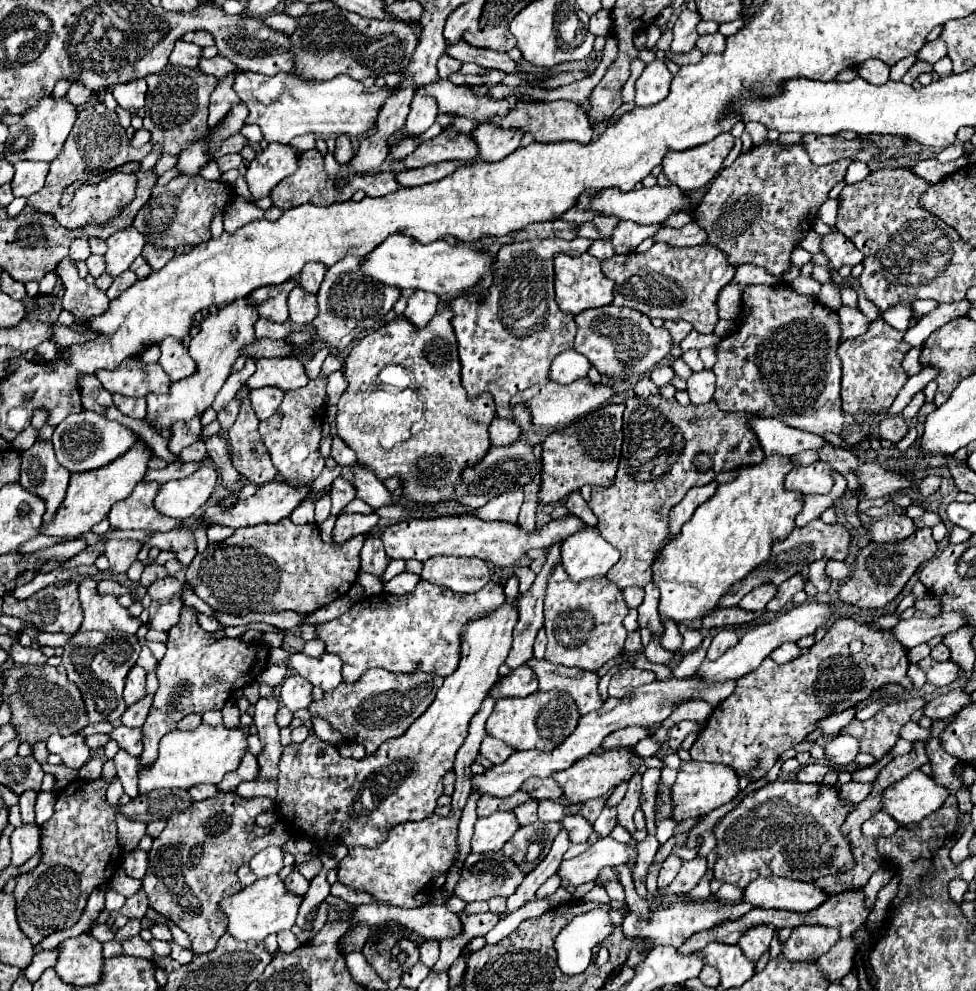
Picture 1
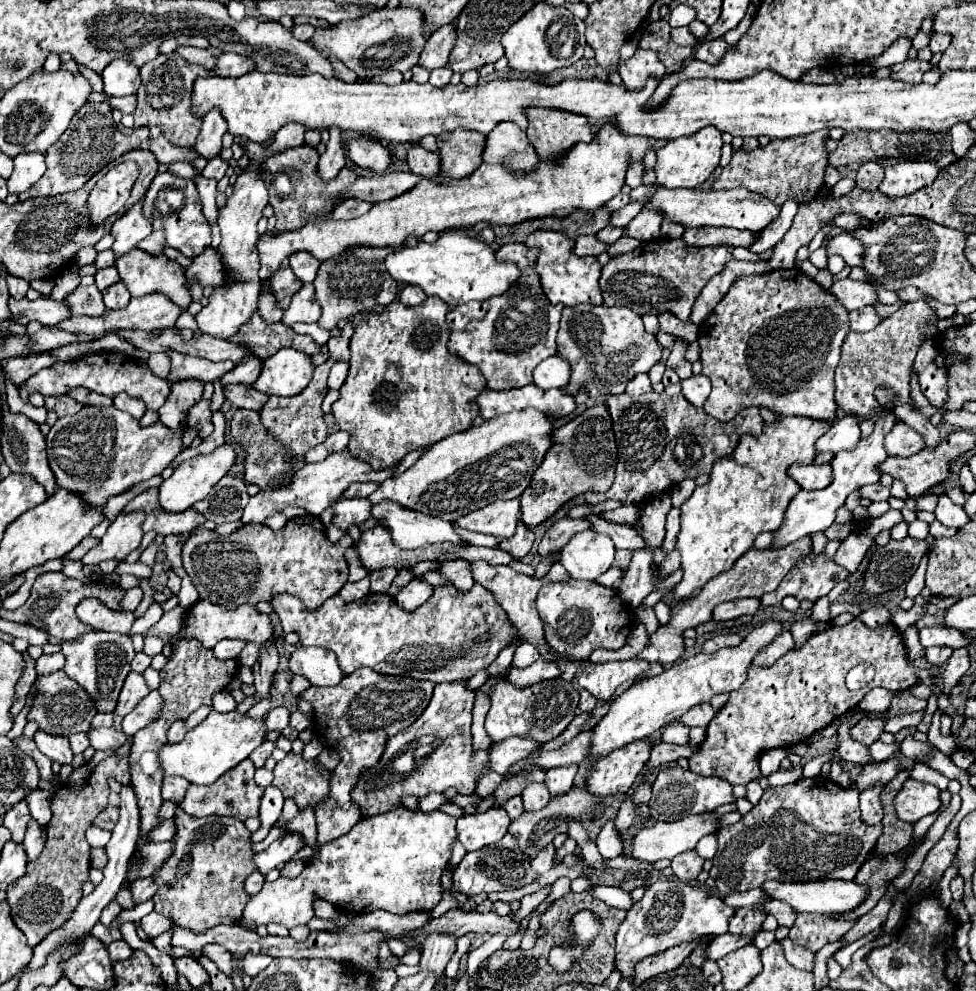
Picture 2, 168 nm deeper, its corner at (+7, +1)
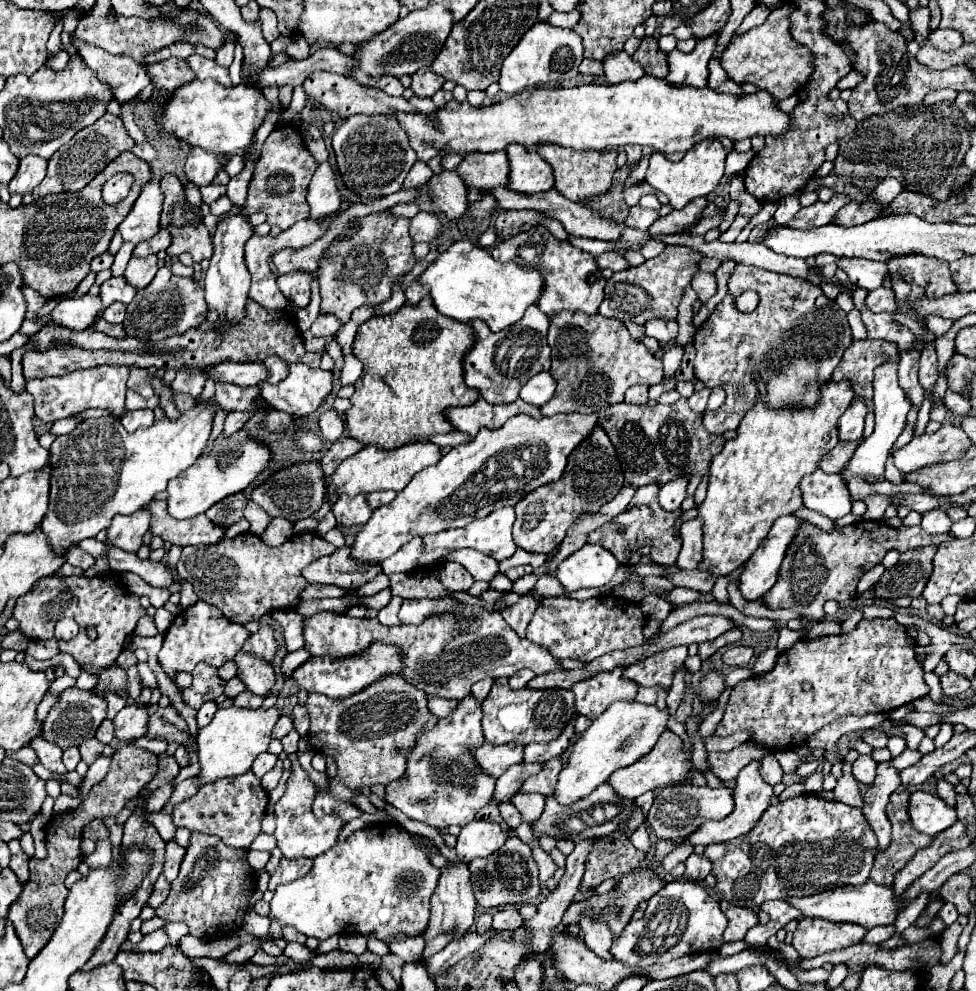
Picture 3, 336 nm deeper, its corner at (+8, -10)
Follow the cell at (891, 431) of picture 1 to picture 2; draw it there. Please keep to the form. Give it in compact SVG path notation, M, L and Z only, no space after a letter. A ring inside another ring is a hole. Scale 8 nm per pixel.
M897 423L885 437L885 449L889 455L909 457L909 455L915 455L921 449L925 449L925 439L911 427Z

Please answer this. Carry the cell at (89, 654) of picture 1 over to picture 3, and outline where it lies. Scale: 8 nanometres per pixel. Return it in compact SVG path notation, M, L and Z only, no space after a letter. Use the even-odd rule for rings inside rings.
M110 664L108 668L102 668L100 672L94 672L94 676L98 678L98 684L94 686L94 690L100 696L104 696L104 692L126 690L128 676L126 676L126 670L118 664Z

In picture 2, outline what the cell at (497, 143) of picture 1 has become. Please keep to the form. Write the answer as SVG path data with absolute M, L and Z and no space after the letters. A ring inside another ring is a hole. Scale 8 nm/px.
M507 121L497 125L497 129L489 133L483 161L501 163L515 175L529 175L533 173L533 169L537 169L539 157L533 145L529 145L525 131Z

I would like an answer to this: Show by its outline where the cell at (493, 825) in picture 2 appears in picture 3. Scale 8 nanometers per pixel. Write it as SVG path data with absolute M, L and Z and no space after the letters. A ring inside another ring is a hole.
M474 820L468 826L464 826L462 832L458 834L456 854L460 862L468 864L474 858L486 858L492 852L500 850L506 838L508 838L508 832L504 832L500 824Z

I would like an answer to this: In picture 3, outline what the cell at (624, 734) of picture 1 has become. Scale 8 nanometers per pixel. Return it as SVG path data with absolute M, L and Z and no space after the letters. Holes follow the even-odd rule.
M516 764L510 766L498 780L496 780L496 790L494 790L494 800L496 802L506 802L512 798L512 794L516 794L520 790L520 786L524 784L526 778L530 778L532 774L540 772L540 768L544 768L544 764Z

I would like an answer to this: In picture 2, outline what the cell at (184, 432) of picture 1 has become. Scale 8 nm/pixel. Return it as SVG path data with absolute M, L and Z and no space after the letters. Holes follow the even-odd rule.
M183 379L171 383L171 393L165 401L165 405L159 409L159 419L163 425L171 429L183 429L185 427L185 413L201 399L203 383L197 379Z

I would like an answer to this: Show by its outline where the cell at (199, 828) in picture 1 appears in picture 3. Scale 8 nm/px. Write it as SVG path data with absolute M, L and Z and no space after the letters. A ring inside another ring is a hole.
M192 832L190 846L186 848L186 856L180 864L178 878L170 884L170 894L164 900L164 904L156 908L156 916L160 916L166 922L184 922L190 934L196 938L228 938L238 934L238 930L242 928L244 914L248 912L252 894L254 894L254 876L246 860L246 850L228 848L228 844L220 840L220 836Z

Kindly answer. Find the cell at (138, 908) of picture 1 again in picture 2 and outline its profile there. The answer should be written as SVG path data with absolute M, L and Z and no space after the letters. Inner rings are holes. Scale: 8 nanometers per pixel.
M141 877L141 879L133 881L131 893L133 893L133 901L141 903L141 901L151 899L157 893L157 885L155 885L153 877Z

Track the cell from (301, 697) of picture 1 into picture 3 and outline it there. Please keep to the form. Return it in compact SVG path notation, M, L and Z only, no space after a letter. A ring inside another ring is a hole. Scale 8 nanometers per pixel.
M240 650L240 654L234 658L238 664L238 676L246 684L248 690L252 690L258 696L268 696L276 684L276 672L272 664L264 660L256 660L254 656Z

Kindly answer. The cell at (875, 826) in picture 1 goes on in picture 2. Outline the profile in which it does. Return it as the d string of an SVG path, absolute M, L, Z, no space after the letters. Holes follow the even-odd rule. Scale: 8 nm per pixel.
M883 783L881 785L873 785L873 787L865 789L865 791L861 791L861 797L859 797L861 819L867 825L877 825L883 819L883 805L881 805L881 799L879 799L881 791L883 791Z

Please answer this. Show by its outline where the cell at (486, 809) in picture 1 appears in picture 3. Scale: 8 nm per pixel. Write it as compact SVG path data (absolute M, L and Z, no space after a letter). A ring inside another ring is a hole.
M560 756L548 760L548 762L544 764L544 768L542 768L536 776L530 776L530 778L524 782L524 786L520 788L520 792L540 792L540 794L544 794L544 796L554 794L560 768L562 768Z

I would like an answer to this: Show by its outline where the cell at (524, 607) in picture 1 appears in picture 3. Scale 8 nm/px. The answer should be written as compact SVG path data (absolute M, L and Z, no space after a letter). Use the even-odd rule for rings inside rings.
M654 500L646 506L634 506L632 510L622 512L614 520L596 528L596 532L590 532L588 542L608 548L620 560L620 564L636 564L640 556L650 556L654 562L664 566L676 564L680 552L680 540L674 536L674 522L678 518L680 518L680 510L664 512L660 504Z

